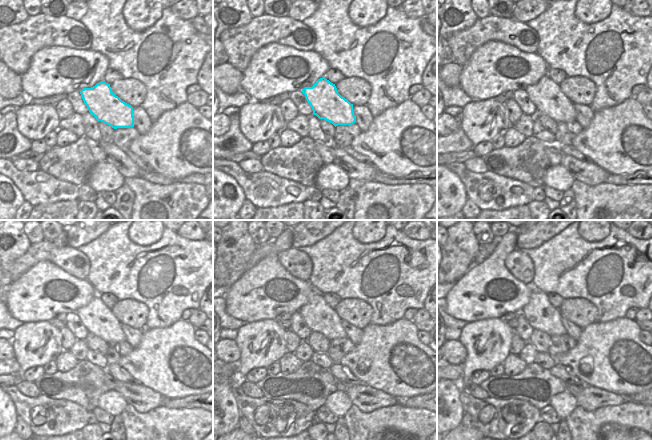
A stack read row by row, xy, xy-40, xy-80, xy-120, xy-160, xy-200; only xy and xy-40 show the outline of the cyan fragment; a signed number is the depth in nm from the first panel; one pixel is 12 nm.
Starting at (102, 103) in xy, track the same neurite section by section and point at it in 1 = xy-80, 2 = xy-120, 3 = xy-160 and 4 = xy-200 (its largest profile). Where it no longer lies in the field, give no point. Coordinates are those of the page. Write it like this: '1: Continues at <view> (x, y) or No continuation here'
1: Continues at xy-80 (546, 95)
2: Continues at xy-120 (97, 318)
3: Continues at xy-160 (319, 317)
4: Continues at xy-200 (540, 314).

